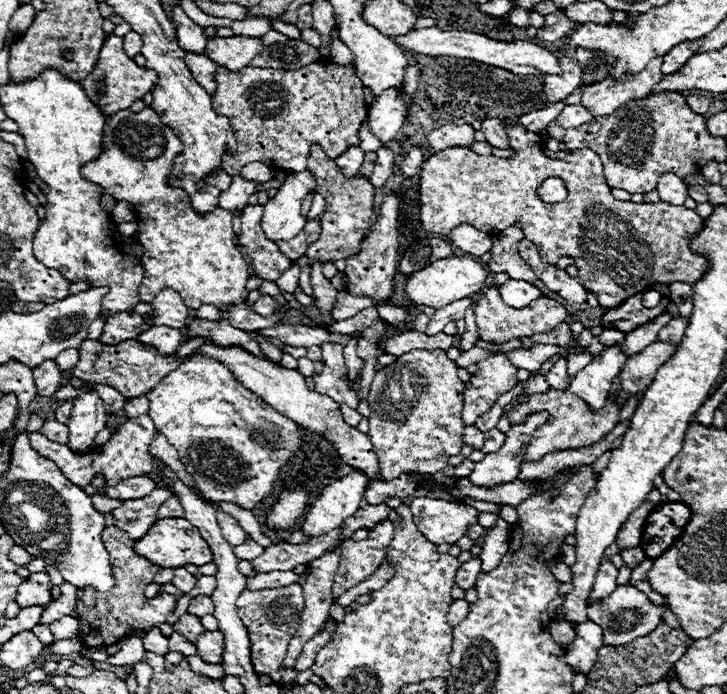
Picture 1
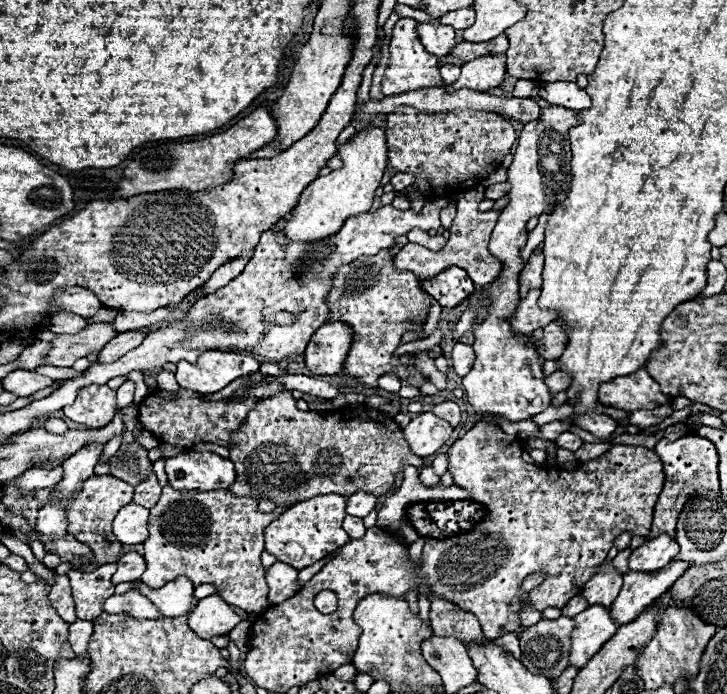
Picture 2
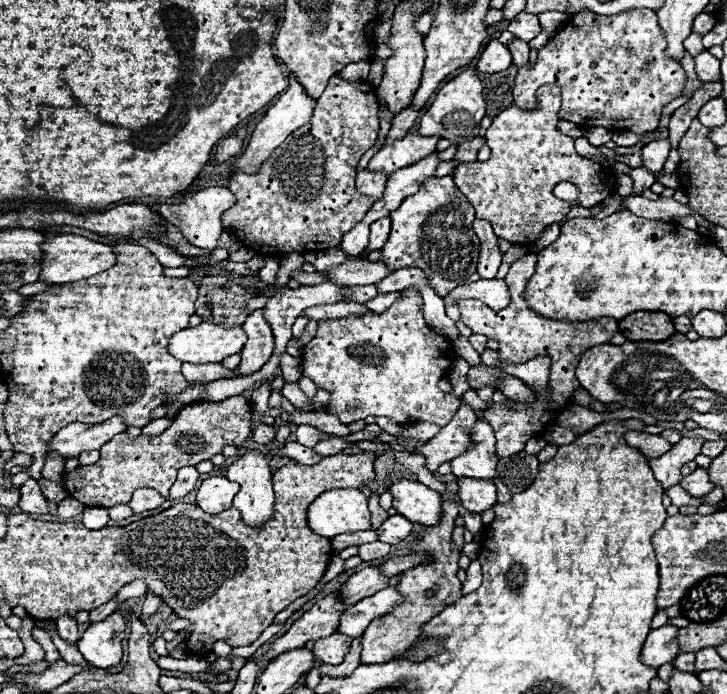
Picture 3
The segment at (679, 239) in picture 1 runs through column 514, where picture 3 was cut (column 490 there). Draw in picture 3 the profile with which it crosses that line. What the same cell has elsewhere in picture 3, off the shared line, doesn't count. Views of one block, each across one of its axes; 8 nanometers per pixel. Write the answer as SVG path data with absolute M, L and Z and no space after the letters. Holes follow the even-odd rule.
M544 84L536 92L540 110L524 112L506 108L486 130L486 144L492 156L484 162L464 162L454 172L454 182L474 206L476 216L488 220L498 238L512 244L528 244L542 236L546 228L560 222L570 208L592 208L614 192L616 175L605 172L598 162L578 156L574 140L556 130L560 110L560 86ZM560 182L572 182L580 194L576 202L562 202L552 194Z

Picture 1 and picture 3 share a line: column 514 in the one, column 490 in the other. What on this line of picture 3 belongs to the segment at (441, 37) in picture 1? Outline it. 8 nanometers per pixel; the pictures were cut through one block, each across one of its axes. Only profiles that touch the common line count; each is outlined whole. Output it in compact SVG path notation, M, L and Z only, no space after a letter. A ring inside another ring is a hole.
M490 40L484 46L476 68L478 68L478 72L496 74L496 72L504 72L510 64L512 64L512 56L510 56L508 48L504 44L500 44L498 40Z

